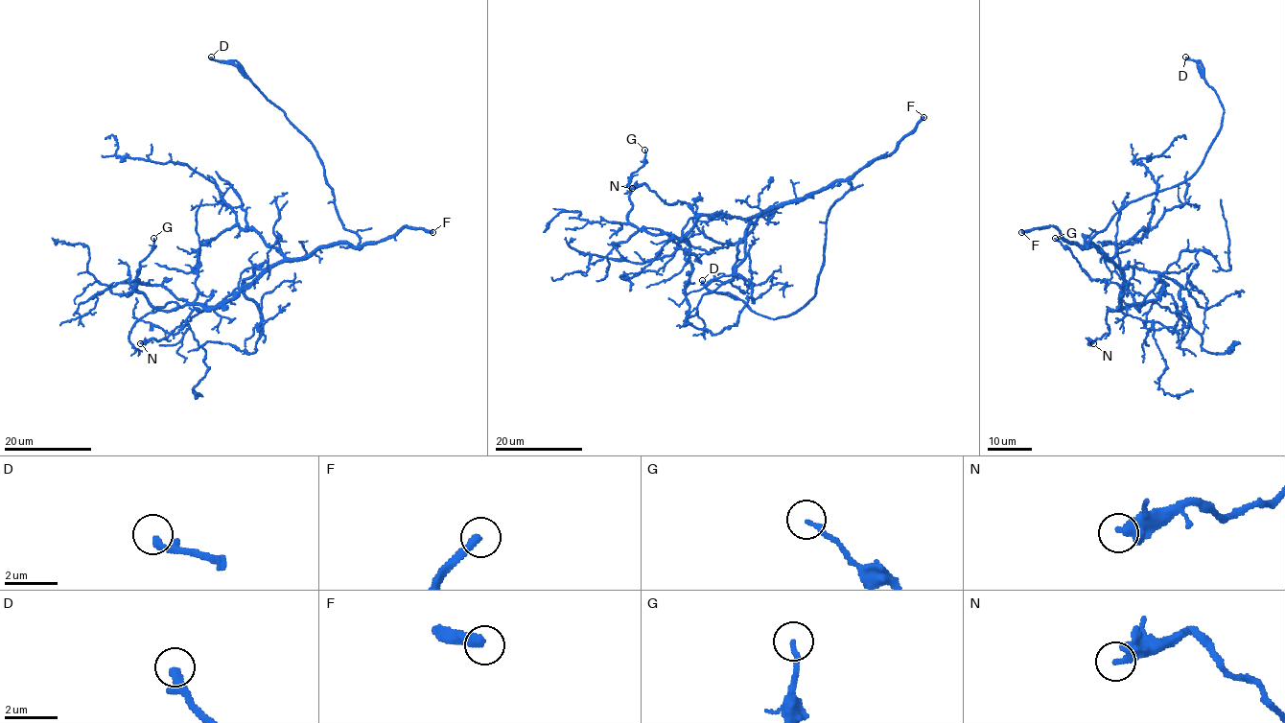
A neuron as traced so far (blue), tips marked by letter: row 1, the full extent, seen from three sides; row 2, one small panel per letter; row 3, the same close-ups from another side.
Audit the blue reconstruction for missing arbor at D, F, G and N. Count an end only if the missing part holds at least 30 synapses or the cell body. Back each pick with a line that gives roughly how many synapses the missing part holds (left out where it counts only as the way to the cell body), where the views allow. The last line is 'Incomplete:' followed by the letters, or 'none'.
F: Roughly 450 synapses
Incomplete: F

